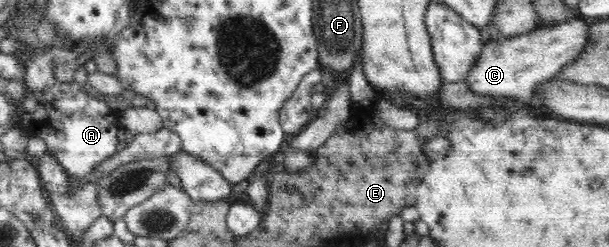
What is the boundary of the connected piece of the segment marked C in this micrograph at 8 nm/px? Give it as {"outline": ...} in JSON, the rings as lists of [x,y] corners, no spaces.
{"outline":[[[581,16],[566,24],[539,26],[517,37],[486,42],[465,79],[475,96],[516,97],[524,103],[534,98],[534,89],[551,79],[586,47],[590,21]]]}

